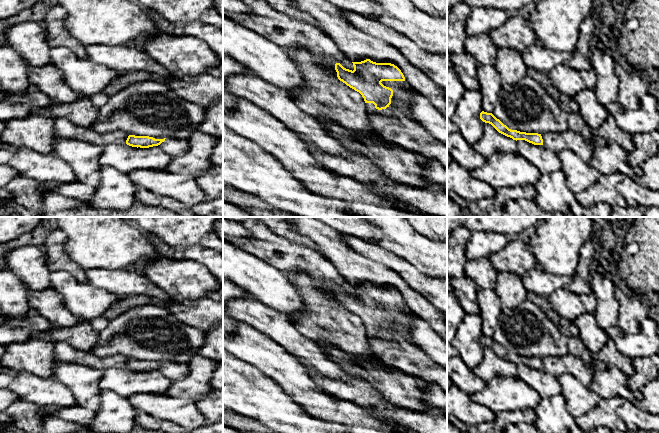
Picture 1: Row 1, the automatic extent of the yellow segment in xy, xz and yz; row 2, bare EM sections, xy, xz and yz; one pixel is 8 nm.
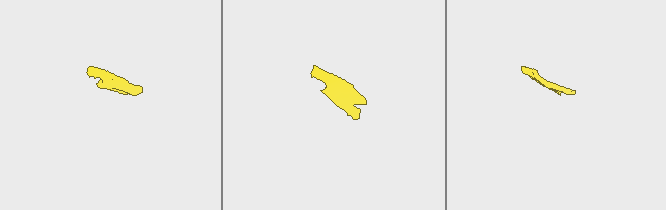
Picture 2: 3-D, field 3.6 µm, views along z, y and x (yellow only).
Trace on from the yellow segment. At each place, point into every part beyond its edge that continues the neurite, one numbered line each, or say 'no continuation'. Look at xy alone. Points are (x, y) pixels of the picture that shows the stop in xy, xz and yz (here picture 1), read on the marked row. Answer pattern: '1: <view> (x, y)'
1: xy (175, 147)

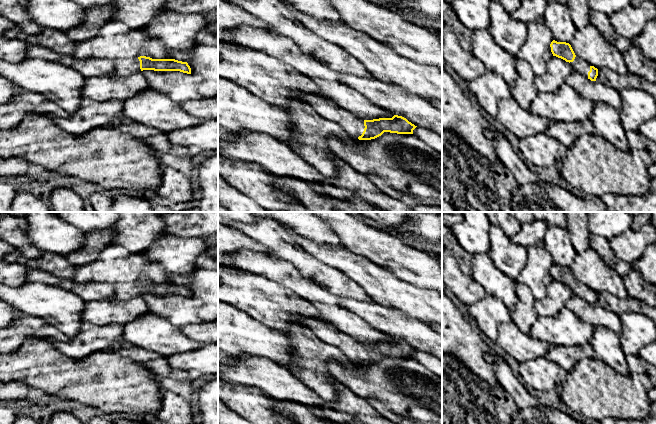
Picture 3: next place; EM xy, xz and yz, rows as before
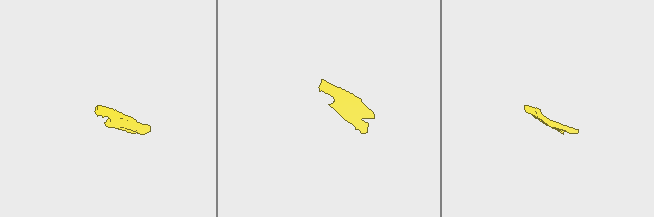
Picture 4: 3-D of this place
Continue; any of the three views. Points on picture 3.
1: xz (354, 126)

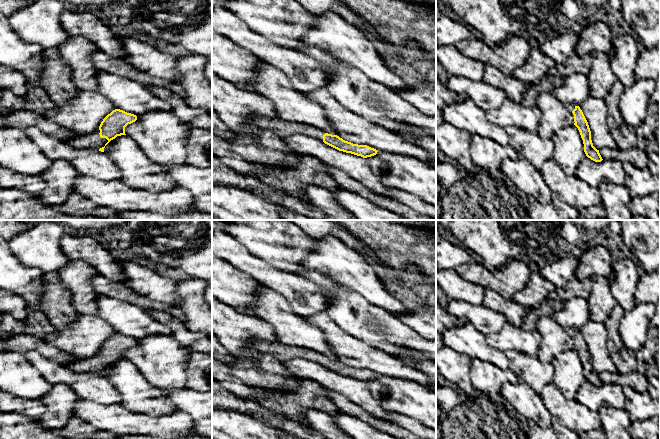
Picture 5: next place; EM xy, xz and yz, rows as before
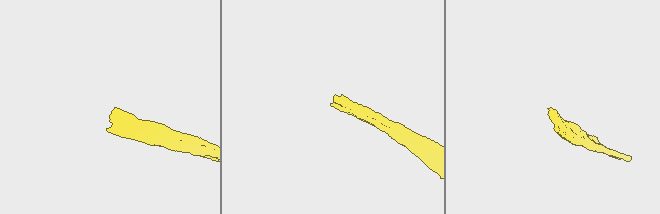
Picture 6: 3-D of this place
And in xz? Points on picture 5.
1: xz (281, 128)

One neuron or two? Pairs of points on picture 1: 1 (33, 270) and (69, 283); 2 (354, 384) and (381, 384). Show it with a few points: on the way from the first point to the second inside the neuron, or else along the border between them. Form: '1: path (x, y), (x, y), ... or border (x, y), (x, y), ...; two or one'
1: border (52, 272), (50, 275), (50, 287); two
2: border (371, 384), (387, 401); two

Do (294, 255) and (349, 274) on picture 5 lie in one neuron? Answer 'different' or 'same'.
different

